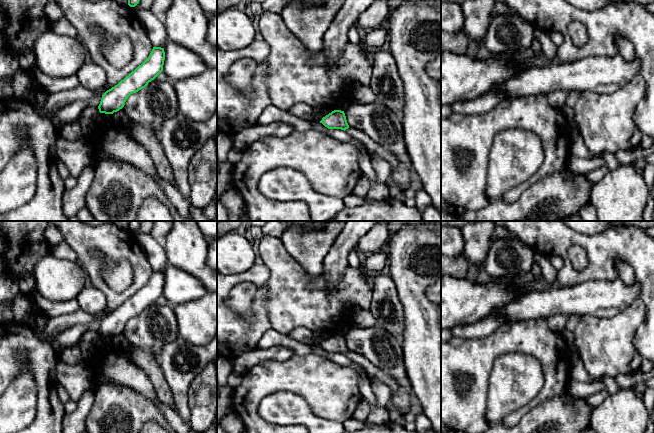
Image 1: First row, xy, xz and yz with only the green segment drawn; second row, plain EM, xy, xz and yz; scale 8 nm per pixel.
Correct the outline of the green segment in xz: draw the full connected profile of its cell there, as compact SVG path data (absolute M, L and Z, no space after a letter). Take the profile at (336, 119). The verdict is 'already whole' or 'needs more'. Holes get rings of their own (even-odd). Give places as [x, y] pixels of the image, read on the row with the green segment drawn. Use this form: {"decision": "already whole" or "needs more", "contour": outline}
{"decision": "already whole", "contour": "M334 110L320 121L328 129L341 129L346 130L349 128L349 125L346 120L344 111Z"}

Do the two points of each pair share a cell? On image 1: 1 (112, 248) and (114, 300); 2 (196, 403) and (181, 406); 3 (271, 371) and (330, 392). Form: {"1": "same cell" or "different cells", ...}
{"1": "same cell", "2": "different cells", "3": "same cell"}

